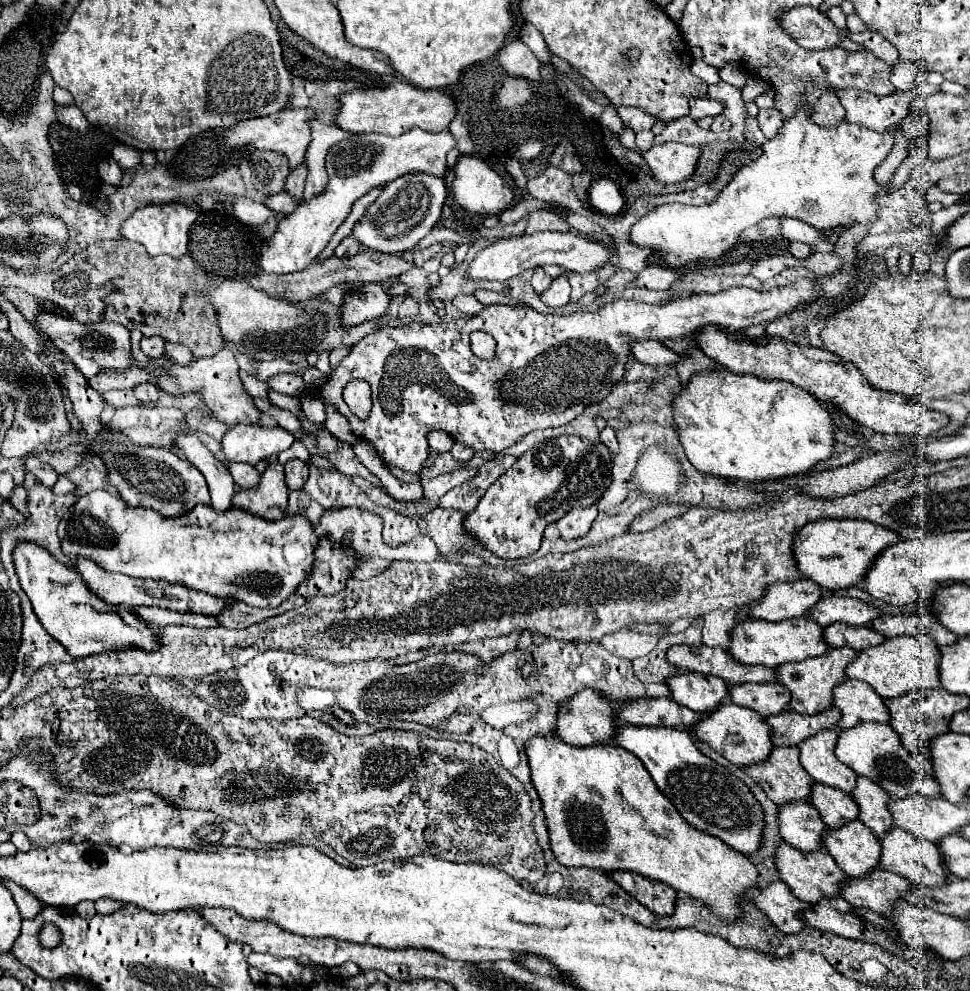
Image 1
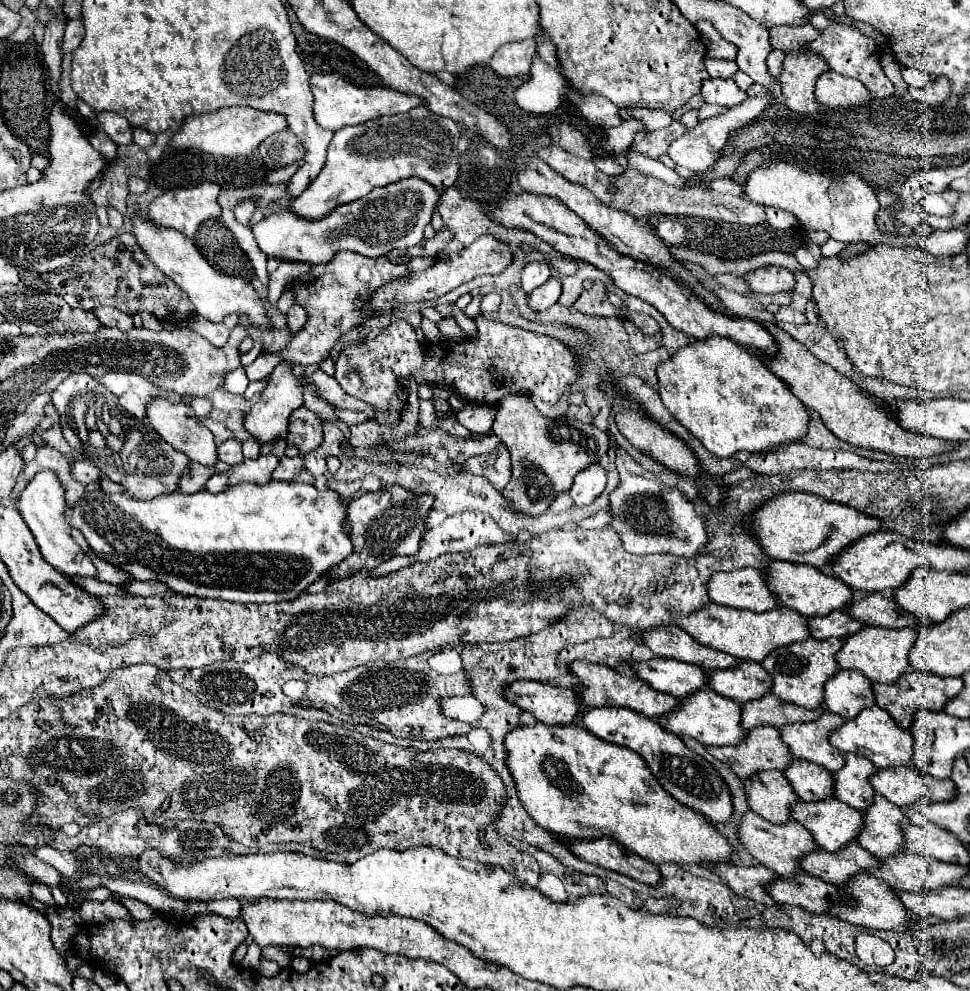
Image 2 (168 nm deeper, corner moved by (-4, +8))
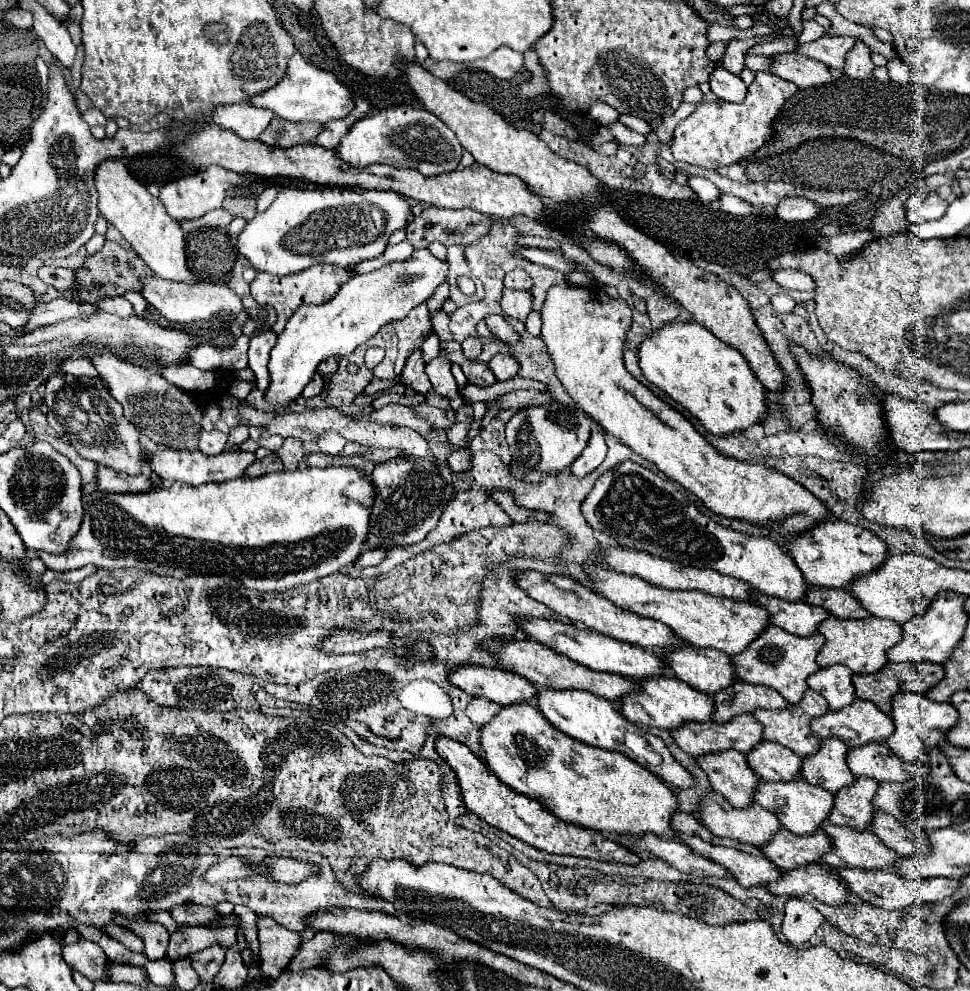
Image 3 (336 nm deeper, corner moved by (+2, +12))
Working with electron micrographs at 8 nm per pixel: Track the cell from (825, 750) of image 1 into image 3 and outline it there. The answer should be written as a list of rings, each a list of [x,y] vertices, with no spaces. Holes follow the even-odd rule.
[[[807,690],[803,700],[797,706],[785,708],[785,710],[757,710],[753,716],[765,726],[763,730],[763,738],[769,742],[777,742],[789,750],[793,750],[797,756],[805,758],[805,756],[813,756],[819,752],[819,744],[821,740],[811,732],[811,720],[823,716],[829,710],[829,704],[823,696],[815,694],[813,690]]]

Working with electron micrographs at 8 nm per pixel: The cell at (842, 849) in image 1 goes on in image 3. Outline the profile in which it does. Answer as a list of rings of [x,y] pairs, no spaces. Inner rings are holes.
[[[795,780],[795,782],[783,782],[783,784],[779,784],[779,782],[763,782],[759,786],[759,792],[755,794],[755,802],[759,806],[775,812],[779,822],[787,830],[791,830],[791,832],[795,832],[799,836],[811,836],[821,828],[821,824],[825,822],[825,818],[829,816],[829,812],[833,808],[833,802],[835,802],[833,798],[835,796],[831,792],[807,784],[807,780]]]

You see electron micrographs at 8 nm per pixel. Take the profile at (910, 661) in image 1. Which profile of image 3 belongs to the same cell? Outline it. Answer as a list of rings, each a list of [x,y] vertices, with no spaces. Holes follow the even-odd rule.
[[[831,616],[829,620],[819,626],[819,632],[827,638],[823,648],[819,650],[817,664],[831,666],[831,664],[845,664],[857,674],[873,674],[879,672],[887,662],[887,650],[901,642],[903,628],[897,622],[883,620],[883,618],[865,618],[865,620],[841,620]]]

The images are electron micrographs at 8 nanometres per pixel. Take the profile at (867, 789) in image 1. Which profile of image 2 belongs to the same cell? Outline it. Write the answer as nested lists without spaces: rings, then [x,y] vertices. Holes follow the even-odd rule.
[[[853,752],[843,754],[843,758],[843,768],[833,774],[833,796],[855,810],[865,810],[873,802],[875,790],[869,784],[869,776],[877,768]]]

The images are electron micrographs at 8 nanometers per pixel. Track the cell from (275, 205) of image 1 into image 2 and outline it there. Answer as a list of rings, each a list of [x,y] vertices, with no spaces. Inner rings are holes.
[[[241,200],[241,202],[233,208],[233,212],[235,212],[235,220],[247,226],[249,220],[251,220],[253,208],[255,208],[255,202],[253,202],[253,200]]]

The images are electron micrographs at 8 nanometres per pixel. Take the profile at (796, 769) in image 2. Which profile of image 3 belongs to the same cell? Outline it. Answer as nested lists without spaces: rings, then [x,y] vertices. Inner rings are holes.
[[[761,742],[747,754],[751,768],[767,782],[791,782],[801,778],[803,760],[775,742]]]

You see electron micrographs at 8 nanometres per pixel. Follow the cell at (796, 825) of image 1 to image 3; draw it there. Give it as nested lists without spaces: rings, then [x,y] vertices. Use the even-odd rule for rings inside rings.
[[[727,750],[721,754],[707,754],[697,758],[697,762],[709,776],[713,790],[723,794],[735,808],[749,808],[755,802],[761,778],[751,772],[745,754]]]

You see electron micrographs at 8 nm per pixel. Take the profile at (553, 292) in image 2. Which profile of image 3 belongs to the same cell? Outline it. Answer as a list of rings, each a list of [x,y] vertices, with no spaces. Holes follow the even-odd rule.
[[[503,290],[501,308],[505,316],[527,320],[527,316],[533,312],[533,294],[531,290]]]

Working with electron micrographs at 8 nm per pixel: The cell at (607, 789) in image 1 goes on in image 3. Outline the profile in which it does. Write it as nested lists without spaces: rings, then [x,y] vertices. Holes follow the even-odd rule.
[[[531,702],[503,706],[503,710],[481,728],[481,748],[487,768],[503,784],[507,784],[517,794],[537,800],[553,816],[567,824],[607,834],[655,834],[661,838],[679,840],[679,832],[671,828],[671,816],[679,812],[677,794],[667,784],[663,784],[655,774],[641,768],[641,764],[635,764],[635,760],[627,758],[625,754],[607,752],[603,748],[591,748],[589,744],[573,740],[571,736],[563,736],[563,732],[555,730],[555,726],[545,720],[545,716]]]

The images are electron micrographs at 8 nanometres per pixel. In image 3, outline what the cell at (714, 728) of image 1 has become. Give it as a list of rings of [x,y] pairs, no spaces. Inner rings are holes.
[[[661,676],[661,678],[649,678],[639,684],[641,684],[639,694],[629,694],[619,702],[621,712],[637,726],[677,730],[687,722],[713,722],[715,700],[707,694],[697,692],[695,688],[689,688],[689,684],[685,684],[683,680],[675,676]]]

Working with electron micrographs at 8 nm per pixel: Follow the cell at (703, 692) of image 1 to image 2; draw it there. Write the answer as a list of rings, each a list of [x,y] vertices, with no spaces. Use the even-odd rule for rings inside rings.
[[[651,658],[647,662],[629,662],[635,676],[647,682],[651,688],[671,694],[675,698],[685,698],[691,692],[707,684],[707,674],[703,668],[677,662],[671,658]]]

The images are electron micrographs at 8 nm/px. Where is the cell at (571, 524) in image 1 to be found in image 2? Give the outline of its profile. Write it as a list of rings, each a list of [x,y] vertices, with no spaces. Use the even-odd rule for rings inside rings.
[[[593,464],[585,468],[585,472],[577,474],[577,480],[573,482],[569,494],[577,506],[587,506],[603,492],[605,482],[607,482],[607,470],[601,464]]]

